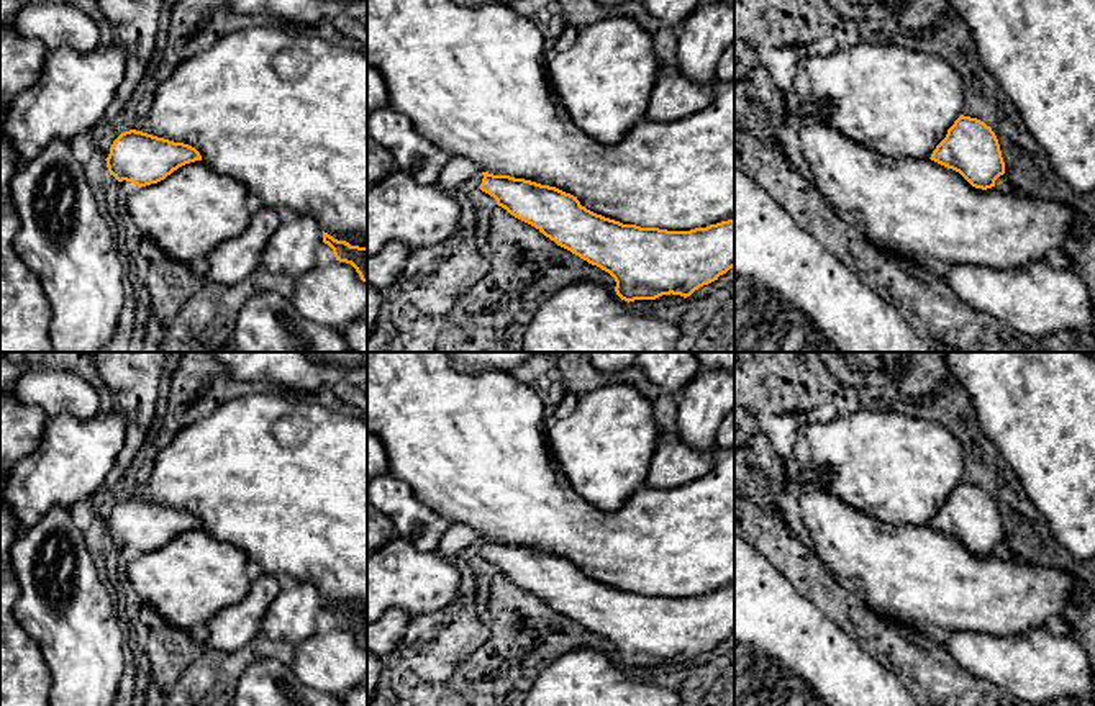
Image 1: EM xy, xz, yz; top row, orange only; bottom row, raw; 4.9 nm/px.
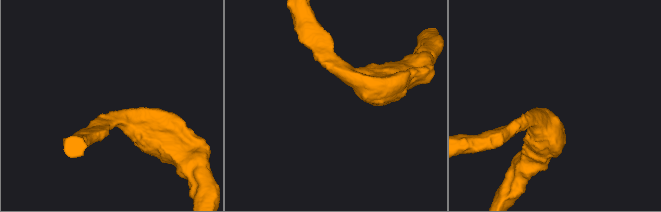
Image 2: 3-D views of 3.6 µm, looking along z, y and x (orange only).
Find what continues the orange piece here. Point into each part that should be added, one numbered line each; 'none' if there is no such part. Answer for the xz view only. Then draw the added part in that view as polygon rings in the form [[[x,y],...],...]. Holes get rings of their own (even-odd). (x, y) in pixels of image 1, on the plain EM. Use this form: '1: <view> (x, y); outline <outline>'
1: xz (476, 448); outline [[[367,352],[367,432],[375,434],[384,442],[388,455],[388,473],[405,480],[416,498],[444,516],[451,524],[464,523],[470,526],[480,539],[510,542],[556,554],[574,562],[587,577],[623,591],[667,598],[690,598],[734,586],[734,447],[718,449],[713,467],[697,480],[672,488],[643,487],[616,511],[602,511],[582,500],[574,490],[552,454],[548,431],[549,419],[544,413],[543,398],[531,385],[520,382],[513,373],[495,370],[466,373],[456,365],[452,352]]]

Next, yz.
1: yz (899, 469); outline [[[872,405],[829,423],[806,424],[793,459],[798,472],[829,470],[831,495],[890,526],[931,524],[964,473],[962,444],[946,426]]]

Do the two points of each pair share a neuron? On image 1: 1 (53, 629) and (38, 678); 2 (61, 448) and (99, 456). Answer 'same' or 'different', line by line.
1: different
2: same

